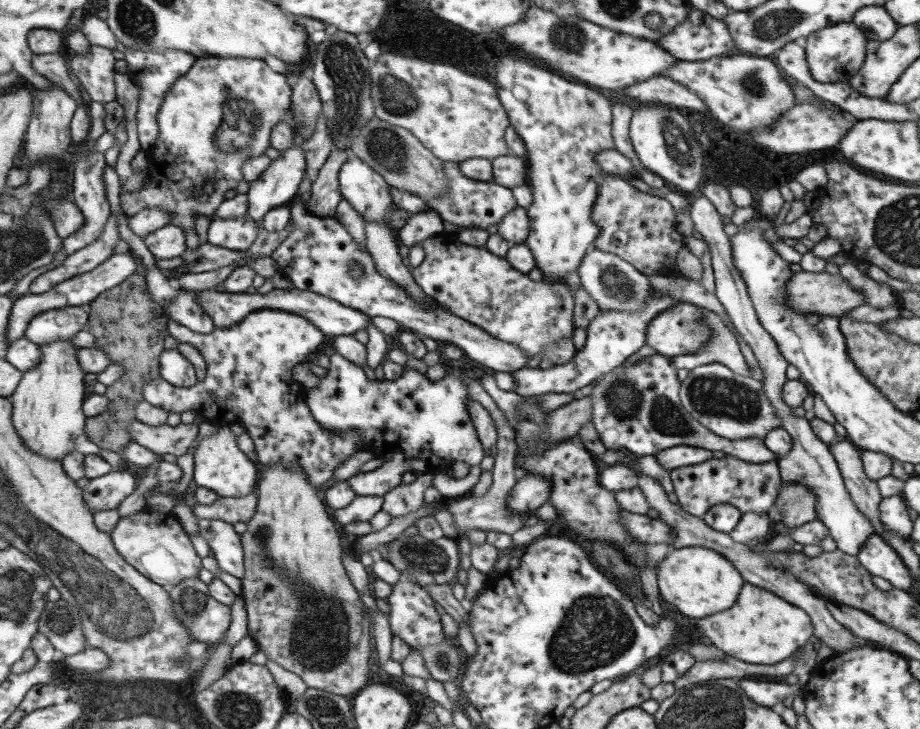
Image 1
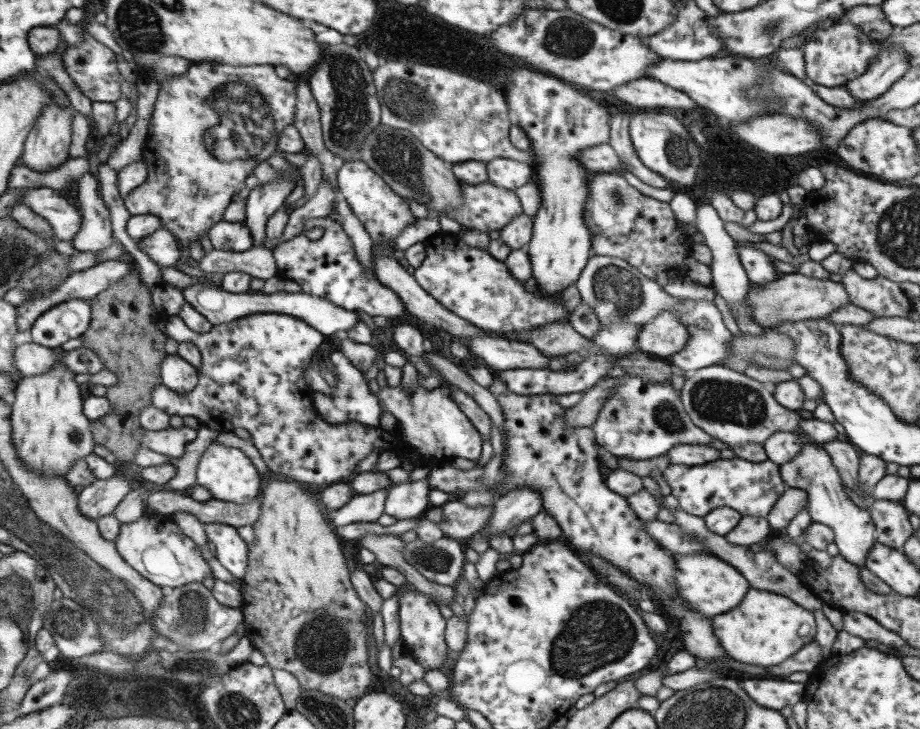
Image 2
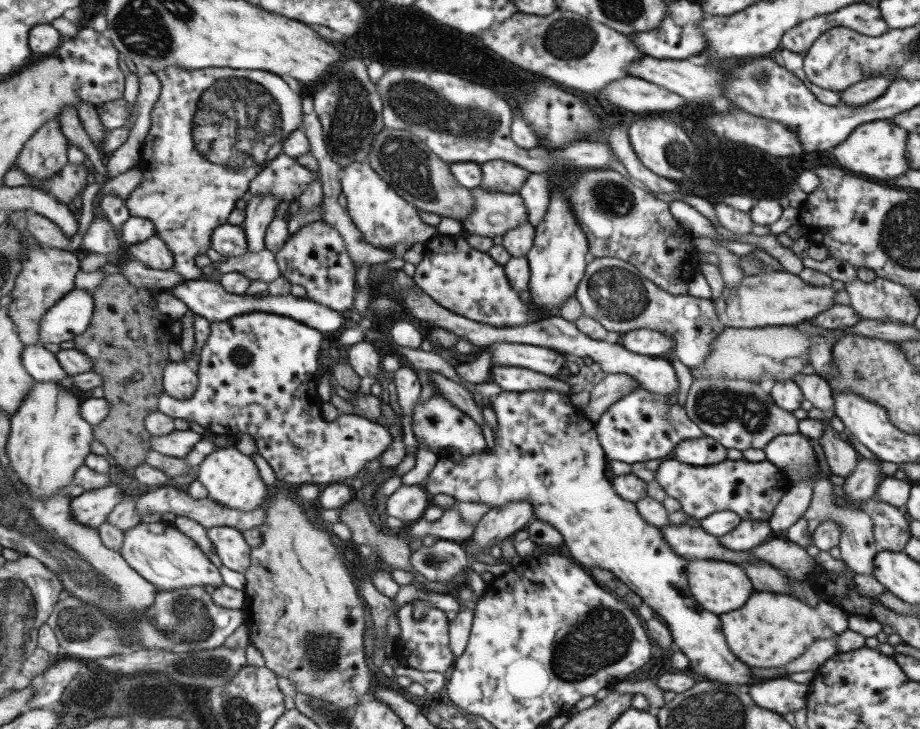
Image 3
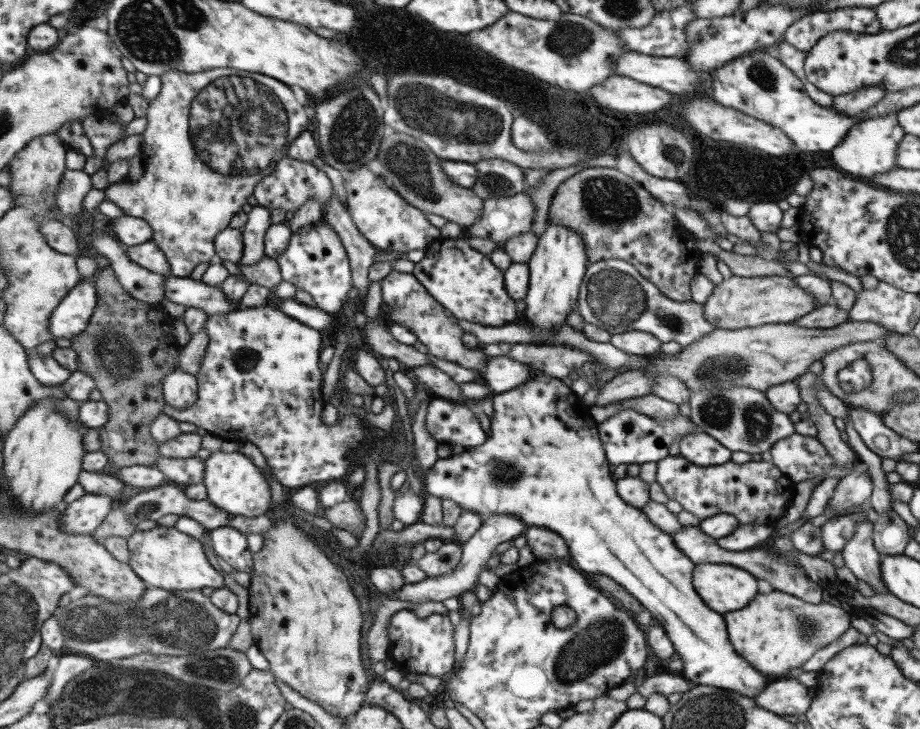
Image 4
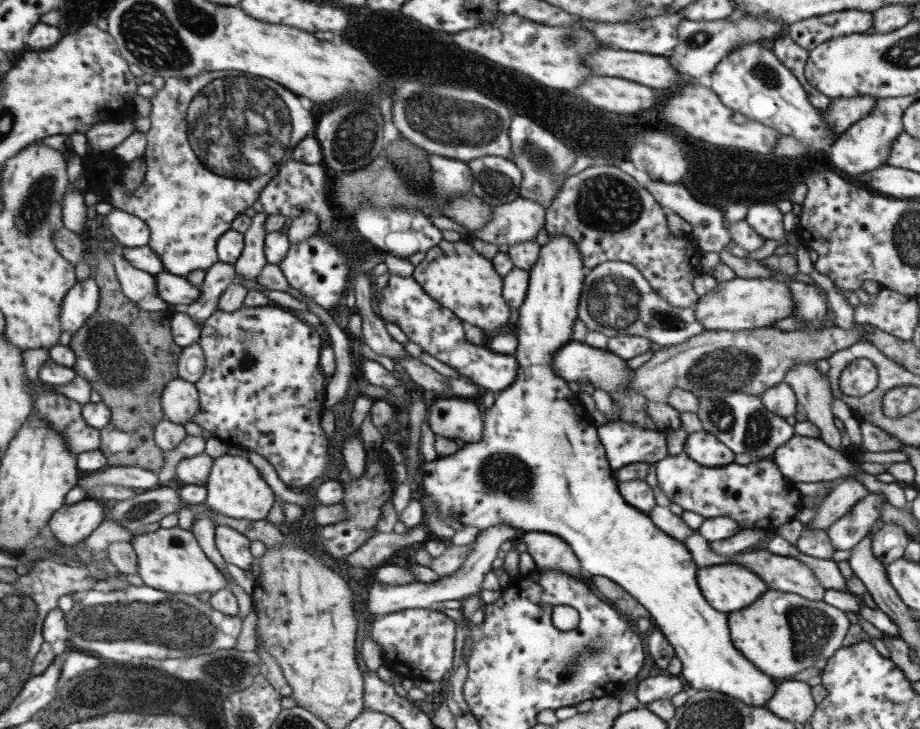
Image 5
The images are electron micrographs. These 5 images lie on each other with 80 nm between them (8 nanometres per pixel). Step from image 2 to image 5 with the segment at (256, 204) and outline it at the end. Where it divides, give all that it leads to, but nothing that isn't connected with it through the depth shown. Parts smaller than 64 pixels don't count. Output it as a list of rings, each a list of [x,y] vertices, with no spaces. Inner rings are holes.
[[[265,211],[256,213],[251,228],[244,234],[246,245],[243,254],[234,265],[238,274],[244,276],[247,280],[257,281],[262,275],[263,269],[268,266],[266,220],[269,216]]]

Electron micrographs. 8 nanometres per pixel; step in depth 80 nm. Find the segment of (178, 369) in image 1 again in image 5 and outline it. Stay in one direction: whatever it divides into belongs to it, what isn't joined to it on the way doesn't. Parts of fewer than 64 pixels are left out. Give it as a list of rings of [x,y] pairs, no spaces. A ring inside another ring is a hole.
[[[184,378],[172,380],[163,392],[162,407],[168,420],[185,425],[200,411],[200,392],[194,382]]]

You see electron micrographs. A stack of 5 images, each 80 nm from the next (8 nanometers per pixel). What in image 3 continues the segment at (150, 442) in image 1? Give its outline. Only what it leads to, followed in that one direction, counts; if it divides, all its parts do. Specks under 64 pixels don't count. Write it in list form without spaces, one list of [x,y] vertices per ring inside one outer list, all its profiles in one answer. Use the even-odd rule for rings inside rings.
[[[175,429],[167,436],[152,436],[153,450],[173,456],[175,458],[185,458],[191,454],[191,450],[199,444],[202,434],[197,434],[193,430]]]

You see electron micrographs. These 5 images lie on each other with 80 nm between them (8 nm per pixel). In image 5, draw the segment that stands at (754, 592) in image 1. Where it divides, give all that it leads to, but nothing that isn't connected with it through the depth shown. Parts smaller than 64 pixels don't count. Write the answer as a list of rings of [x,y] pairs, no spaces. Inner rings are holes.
[[[772,589],[761,594],[749,608],[731,612],[727,616],[727,622],[733,646],[759,672],[776,681],[781,678],[791,679],[791,676],[801,670],[813,667],[817,656],[829,659],[833,652],[842,647],[842,640],[851,625],[846,614],[822,600],[813,602],[792,593]]]

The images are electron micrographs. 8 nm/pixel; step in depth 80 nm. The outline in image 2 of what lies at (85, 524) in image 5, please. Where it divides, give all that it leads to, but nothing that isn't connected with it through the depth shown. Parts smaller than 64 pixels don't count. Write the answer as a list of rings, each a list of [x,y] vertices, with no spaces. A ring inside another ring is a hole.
[[[121,476],[97,479],[95,484],[84,487],[78,498],[79,510],[89,519],[99,521],[114,514],[121,500],[131,492],[131,482]]]

